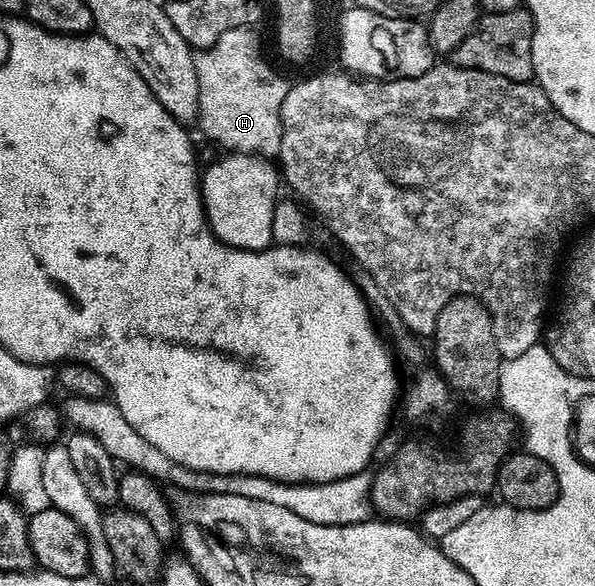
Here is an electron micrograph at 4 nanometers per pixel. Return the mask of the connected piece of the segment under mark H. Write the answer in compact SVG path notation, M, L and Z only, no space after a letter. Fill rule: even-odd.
M242 27L240 29L232 29L223 35L219 35L219 39L210 47L210 49L200 50L196 54L197 62L197 78L199 79L199 126L217 145L222 145L222 150L232 151L234 153L255 153L258 157L273 159L280 154L281 151L281 108L283 107L283 99L287 95L290 82L284 81L271 66L265 62L265 57L261 54L261 49L257 46L257 37L252 33L252 28Z

